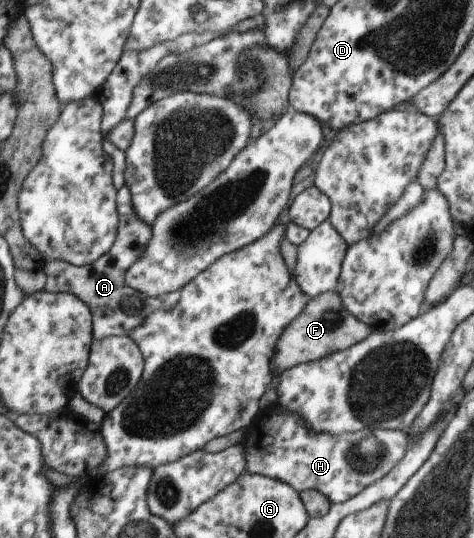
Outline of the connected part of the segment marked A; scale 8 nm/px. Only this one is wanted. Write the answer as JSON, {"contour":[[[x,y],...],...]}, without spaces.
{"contour":[[[123,184],[118,191],[116,207],[121,207],[121,239],[117,239],[117,247],[113,247],[113,251],[109,250],[90,264],[76,266],[63,260],[53,260],[44,267],[47,280],[43,290],[54,294],[72,293],[91,308],[95,340],[130,335],[148,315],[157,310],[171,309],[180,298],[180,290],[150,298],[126,284],[126,271],[144,254],[152,236],[152,229],[134,214],[129,188]]]}

